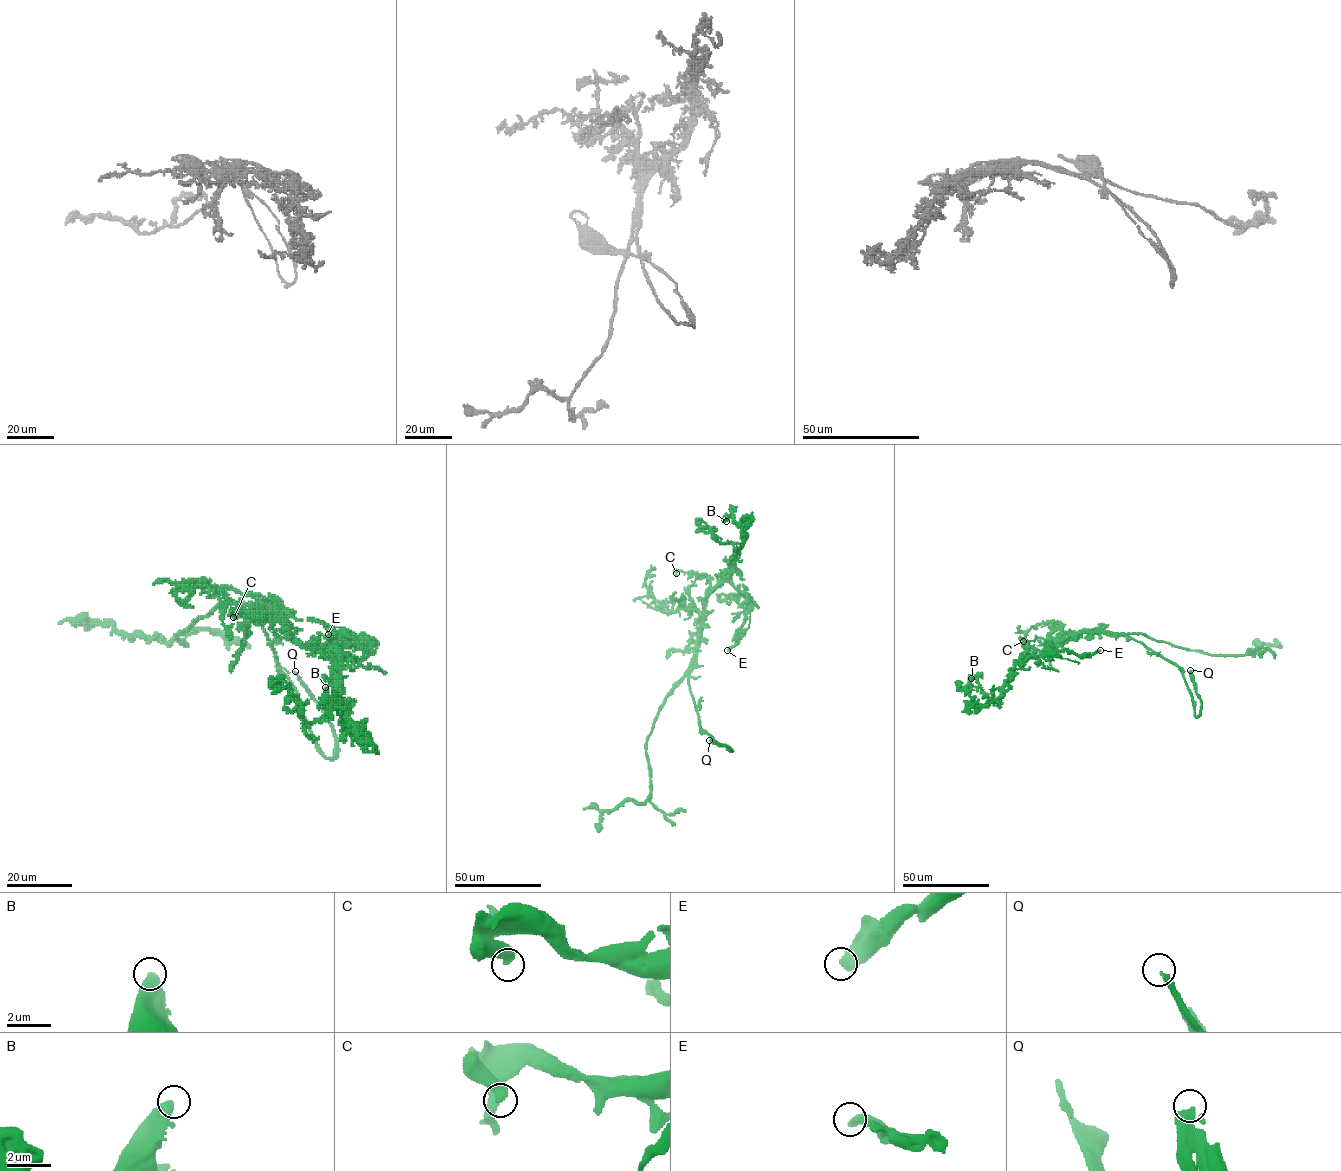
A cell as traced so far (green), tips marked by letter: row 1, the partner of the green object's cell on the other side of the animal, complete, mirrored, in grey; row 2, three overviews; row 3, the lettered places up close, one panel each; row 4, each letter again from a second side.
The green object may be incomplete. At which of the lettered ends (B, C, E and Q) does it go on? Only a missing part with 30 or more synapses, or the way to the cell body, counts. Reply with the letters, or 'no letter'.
Q

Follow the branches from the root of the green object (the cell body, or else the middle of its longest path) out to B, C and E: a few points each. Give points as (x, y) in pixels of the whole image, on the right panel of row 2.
B: (1117, 634), (1073, 634), (1037, 655), (1022, 658), (1002, 692), (984, 705), (972, 701), (966, 689), (971, 678)
C: (1117, 634), (1073, 634), (1044, 651), (1031, 647), (1023, 641)
E: (1117, 634), (1073, 634), (1041, 656), (1032, 657), (1063, 650), (1089, 656), (1100, 650)

